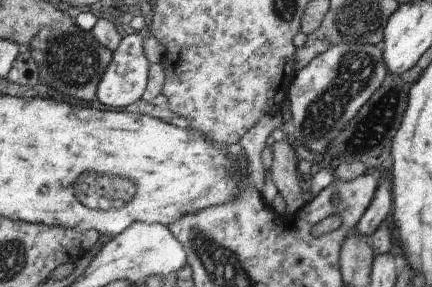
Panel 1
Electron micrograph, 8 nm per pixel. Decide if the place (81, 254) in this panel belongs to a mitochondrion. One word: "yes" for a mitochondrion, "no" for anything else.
no

